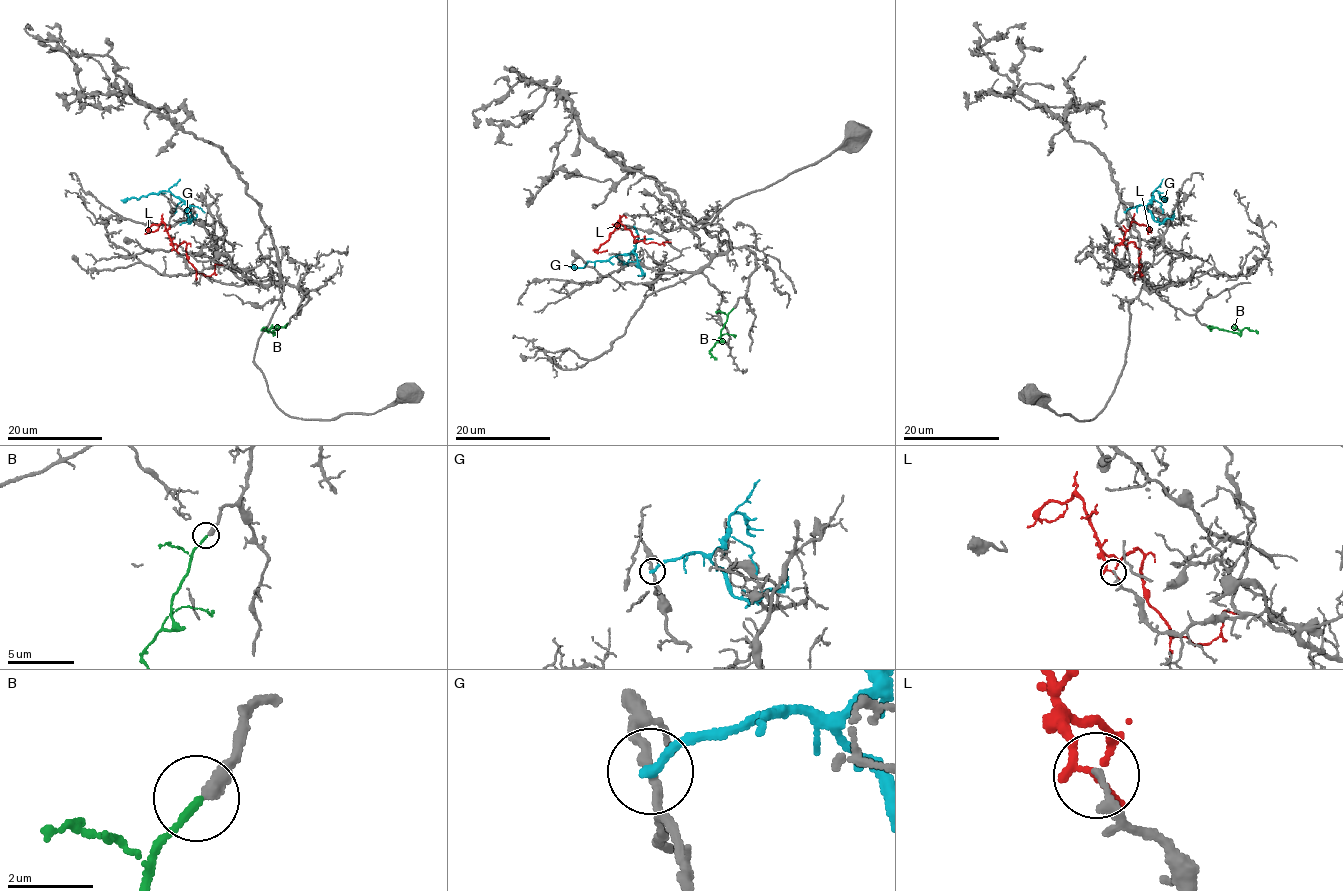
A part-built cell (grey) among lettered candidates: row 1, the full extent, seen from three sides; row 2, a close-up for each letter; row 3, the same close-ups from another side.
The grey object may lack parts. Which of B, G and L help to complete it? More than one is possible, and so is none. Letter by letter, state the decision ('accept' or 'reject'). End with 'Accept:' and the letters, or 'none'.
B: accept
G: reject
L: reject
Accept: B

